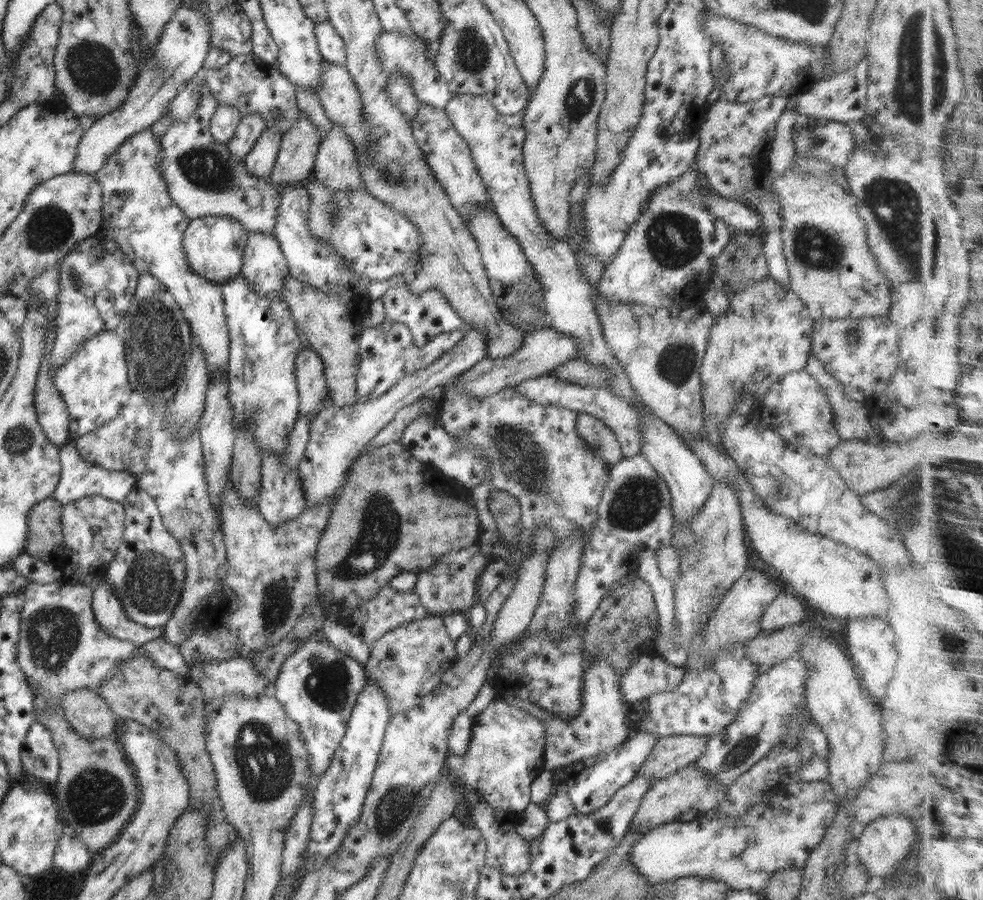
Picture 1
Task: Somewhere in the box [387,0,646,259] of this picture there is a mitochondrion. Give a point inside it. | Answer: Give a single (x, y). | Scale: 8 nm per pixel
(471, 52)

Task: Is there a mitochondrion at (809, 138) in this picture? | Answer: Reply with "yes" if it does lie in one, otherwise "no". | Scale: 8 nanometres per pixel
yes

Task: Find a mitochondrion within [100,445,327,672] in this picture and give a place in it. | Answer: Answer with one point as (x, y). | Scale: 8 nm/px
(149, 586)

